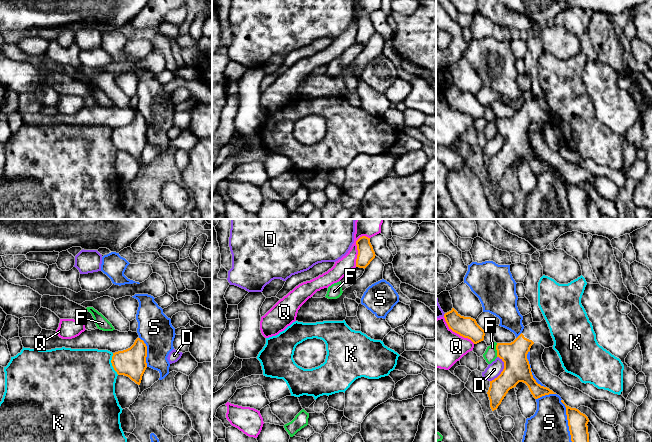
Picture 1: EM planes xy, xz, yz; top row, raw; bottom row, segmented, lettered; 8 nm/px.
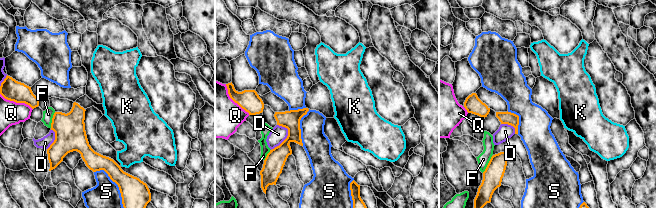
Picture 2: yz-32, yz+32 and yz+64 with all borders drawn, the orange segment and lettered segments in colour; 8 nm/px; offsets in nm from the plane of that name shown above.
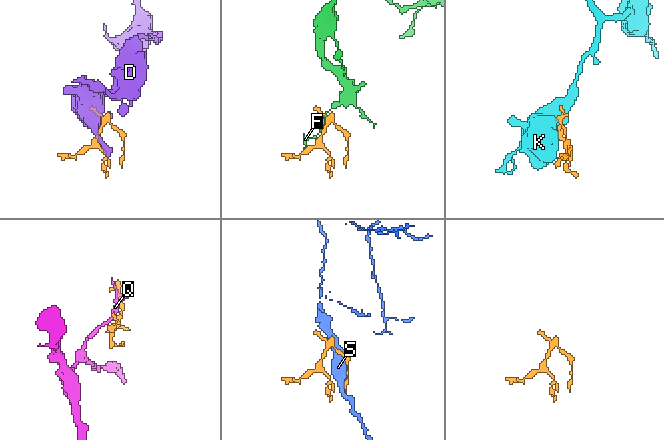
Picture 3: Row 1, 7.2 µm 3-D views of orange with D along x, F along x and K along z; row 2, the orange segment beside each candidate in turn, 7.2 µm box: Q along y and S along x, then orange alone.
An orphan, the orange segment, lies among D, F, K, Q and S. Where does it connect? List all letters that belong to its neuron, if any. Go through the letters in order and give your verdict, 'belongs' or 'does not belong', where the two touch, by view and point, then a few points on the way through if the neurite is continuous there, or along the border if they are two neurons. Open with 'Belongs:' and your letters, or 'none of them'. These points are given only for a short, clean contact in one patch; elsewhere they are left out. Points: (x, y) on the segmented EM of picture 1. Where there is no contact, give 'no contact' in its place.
Belongs: none of them
D: does not belong; contact yz (503, 370)
F: does not belong; contact yz (496, 349)
K: does not belong; contact xy (112, 364)
Q: does not belong; contact xz (357, 249)
S: does not belong; contact yz (567, 419)

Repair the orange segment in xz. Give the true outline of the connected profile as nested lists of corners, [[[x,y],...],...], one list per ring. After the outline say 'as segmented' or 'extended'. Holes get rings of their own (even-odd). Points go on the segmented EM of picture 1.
[[[366,236],[360,237],[356,241],[356,245],[358,250],[356,267],[365,269],[376,256],[370,243],[370,238]]] | as segmented

